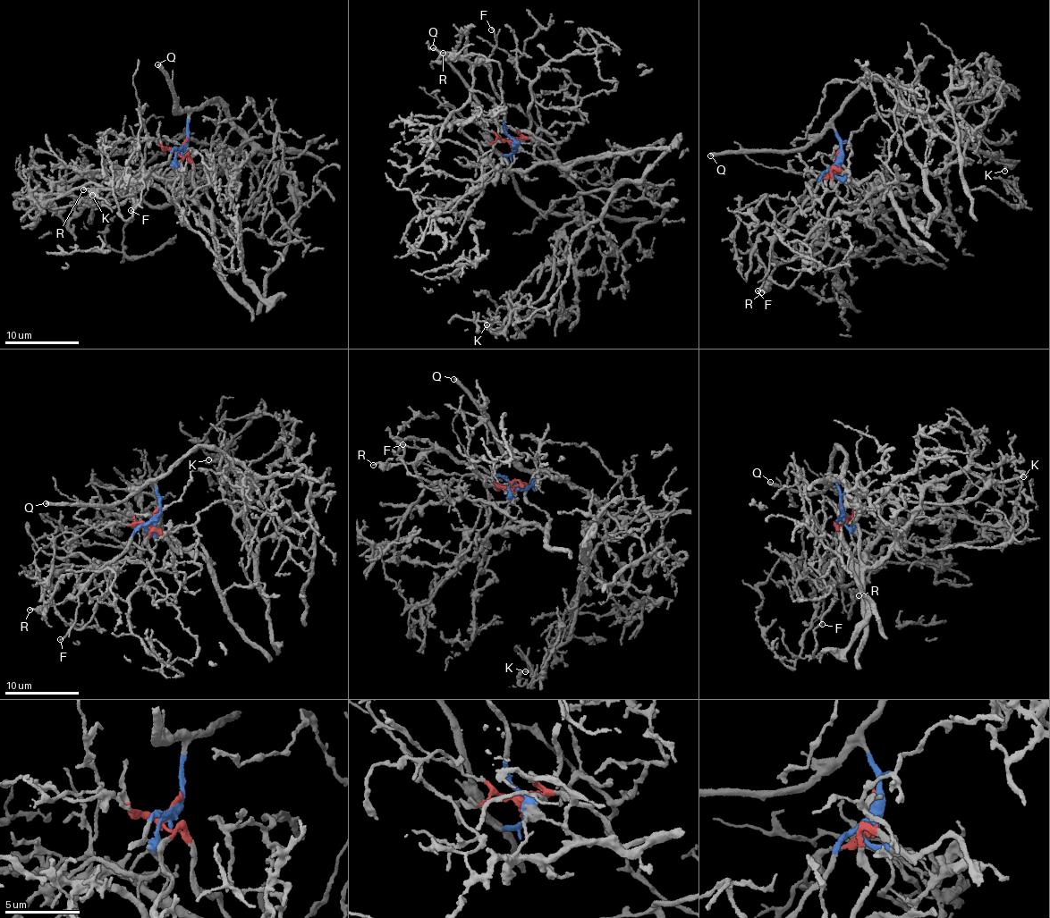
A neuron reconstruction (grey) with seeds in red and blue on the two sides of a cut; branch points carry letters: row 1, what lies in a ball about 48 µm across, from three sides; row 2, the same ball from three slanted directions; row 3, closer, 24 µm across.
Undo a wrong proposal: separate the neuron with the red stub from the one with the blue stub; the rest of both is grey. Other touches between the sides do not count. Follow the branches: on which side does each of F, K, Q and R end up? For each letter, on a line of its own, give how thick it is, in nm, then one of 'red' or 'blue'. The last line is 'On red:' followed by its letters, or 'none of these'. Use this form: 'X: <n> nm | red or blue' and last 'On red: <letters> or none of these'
F: 190 nm | blue
K: 260 nm | blue
Q: 360 nm | blue
R: 200 nm | blue
On red: none of these

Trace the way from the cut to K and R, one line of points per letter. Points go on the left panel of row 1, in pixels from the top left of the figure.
K: (183, 146), (190, 115), (217, 101), (252, 150), (213, 168), (168, 207), (91, 196)
R: (183, 146), (175, 148), (169, 160), (145, 177), (115, 189), (83, 189)

